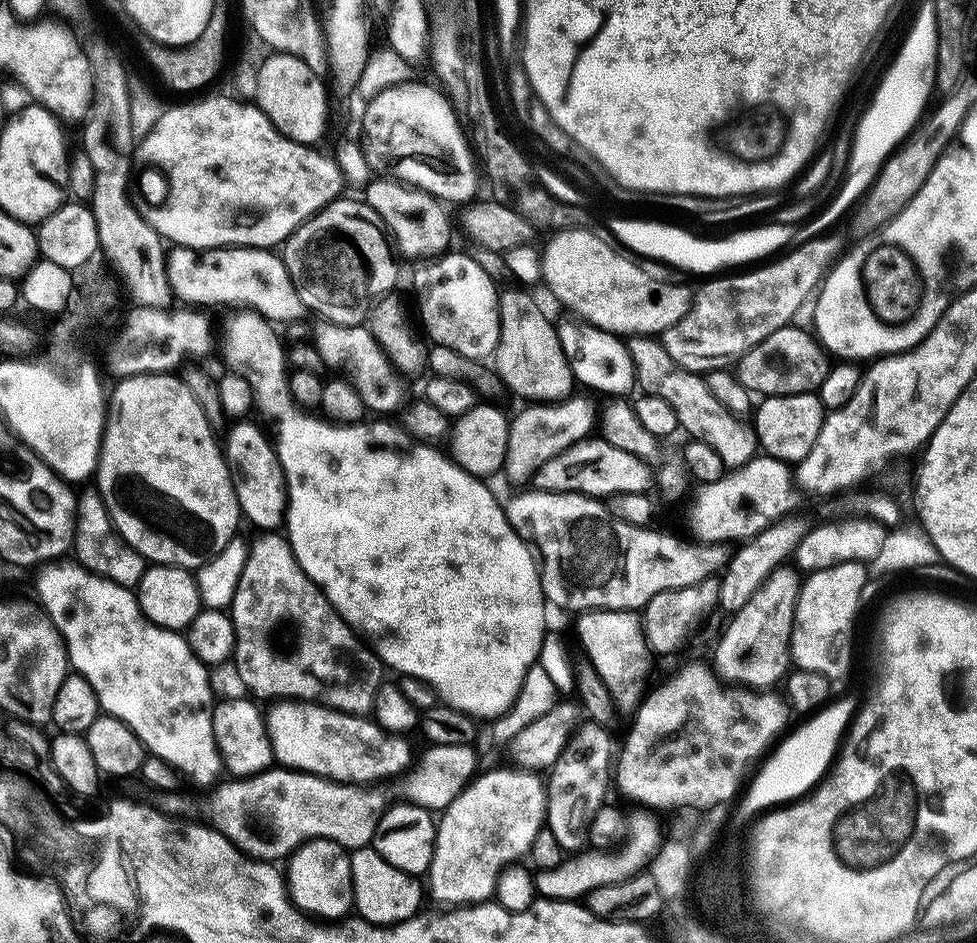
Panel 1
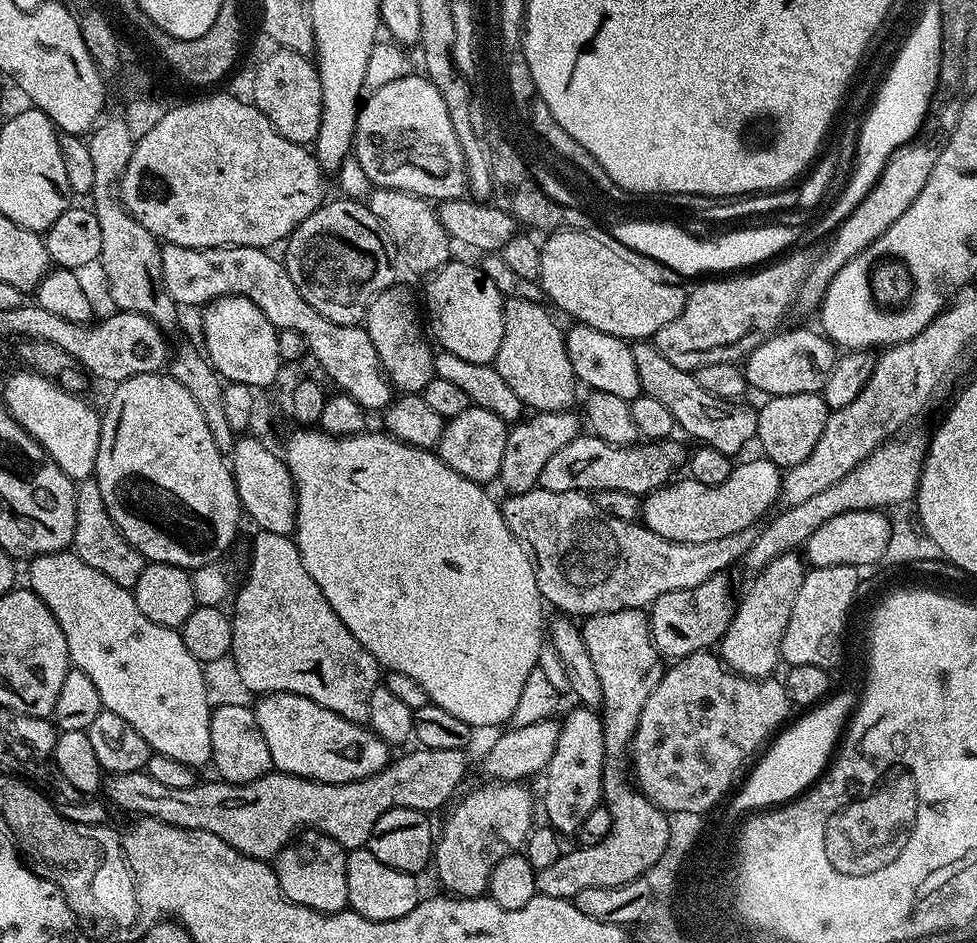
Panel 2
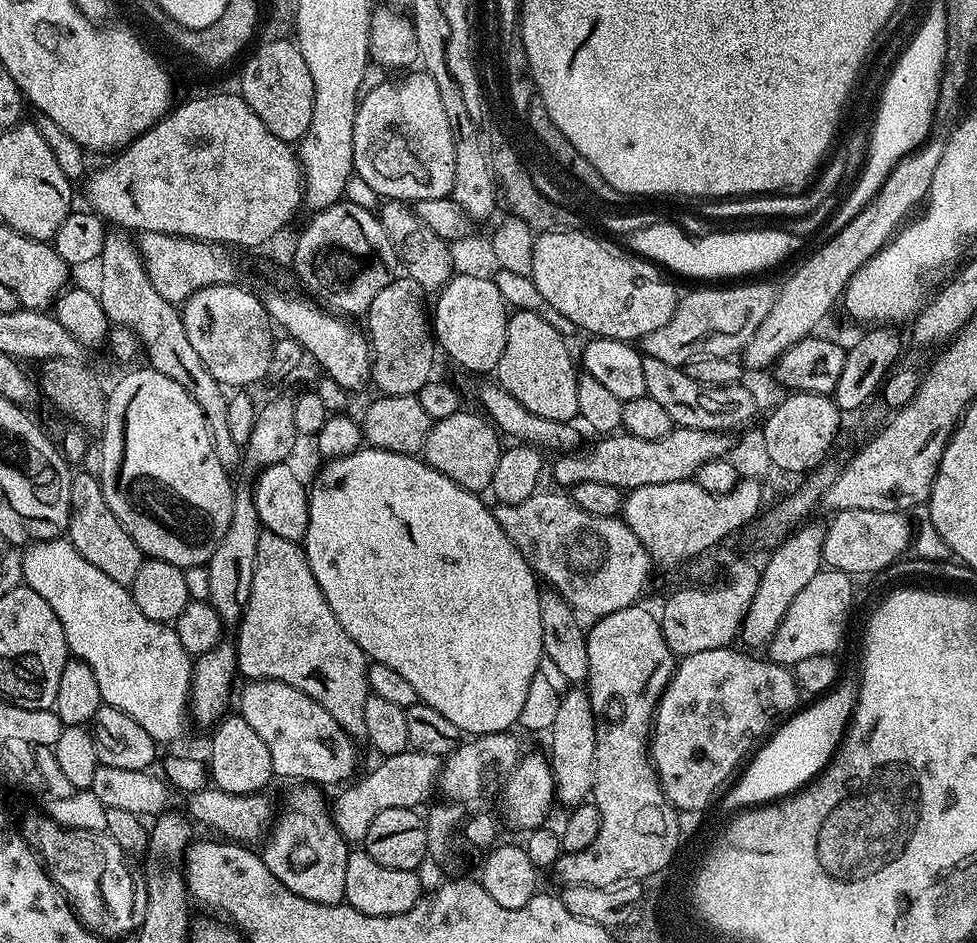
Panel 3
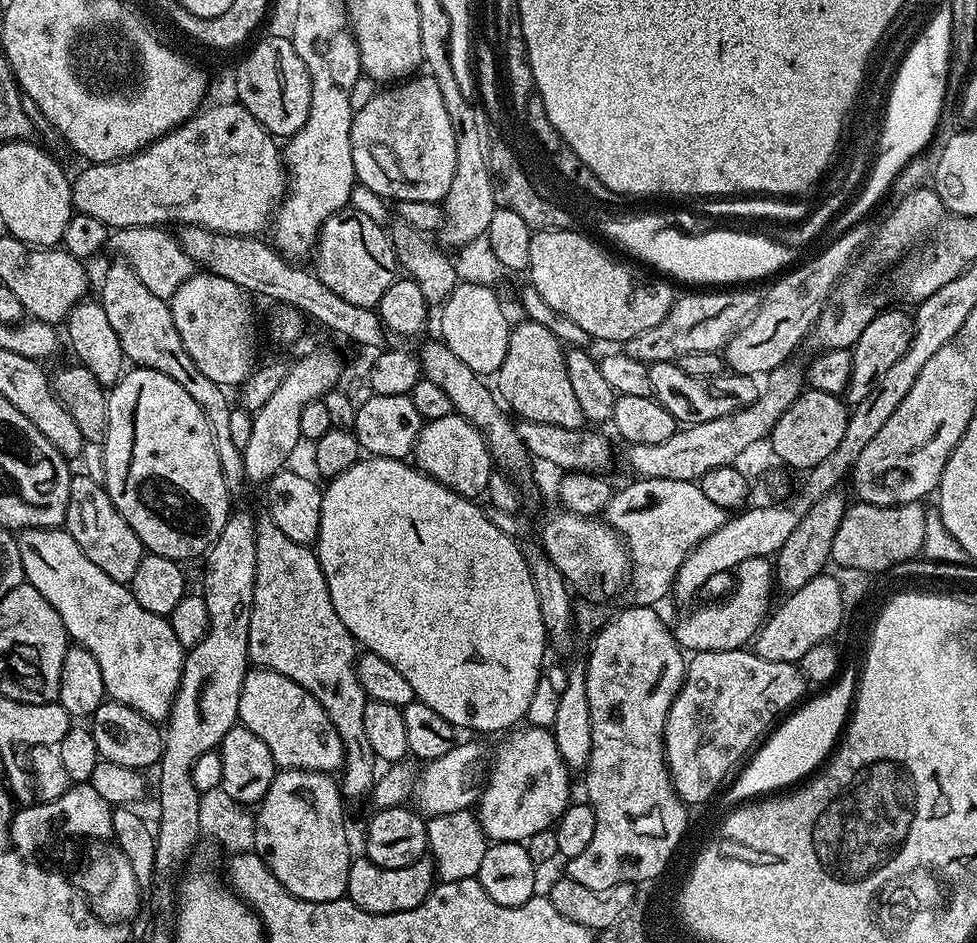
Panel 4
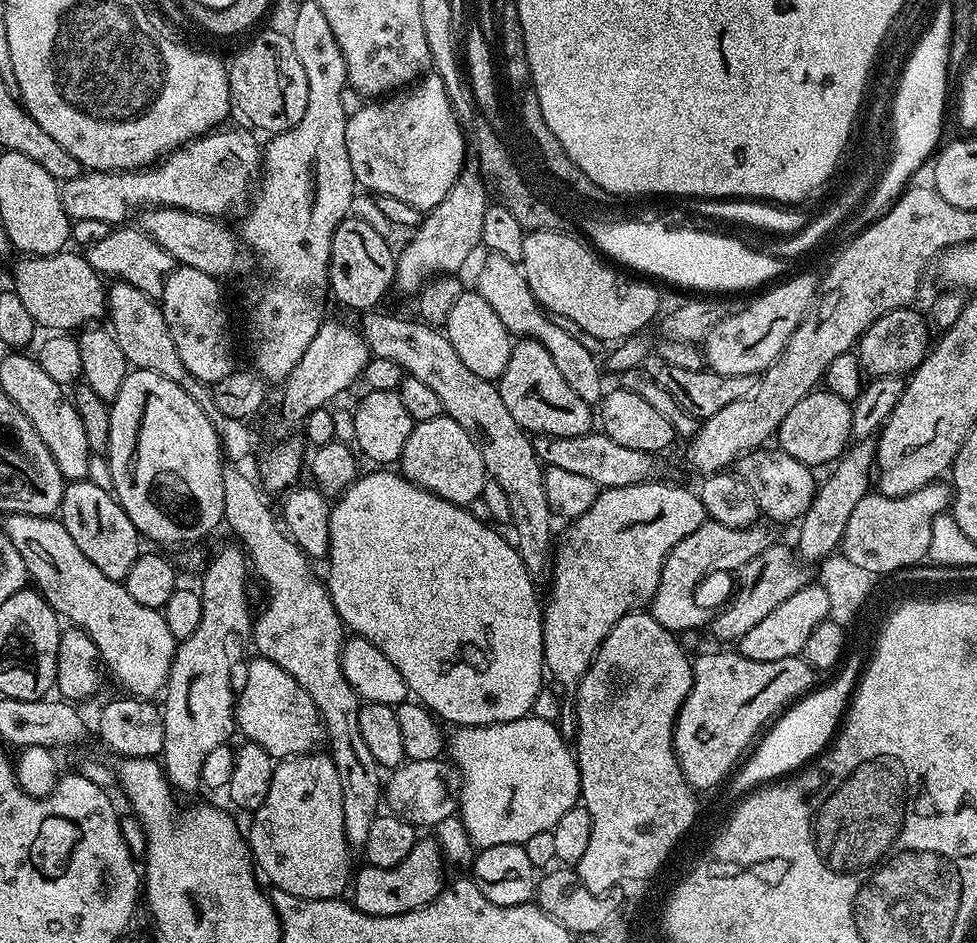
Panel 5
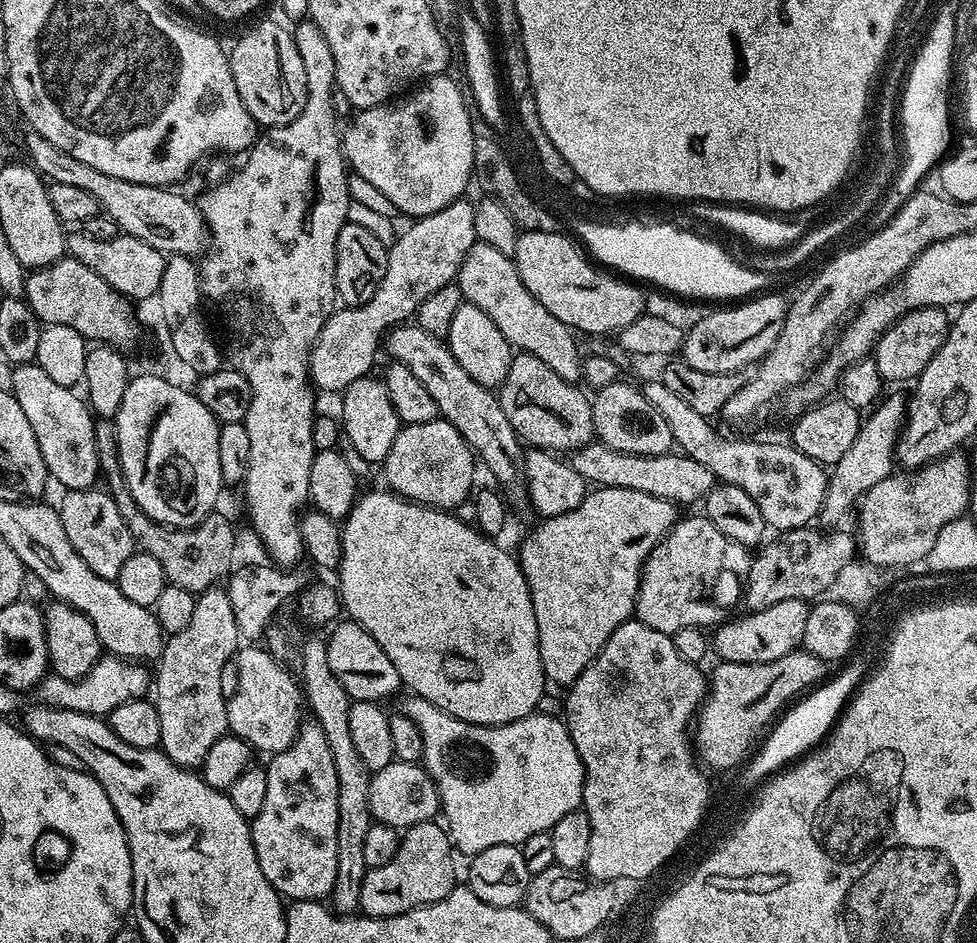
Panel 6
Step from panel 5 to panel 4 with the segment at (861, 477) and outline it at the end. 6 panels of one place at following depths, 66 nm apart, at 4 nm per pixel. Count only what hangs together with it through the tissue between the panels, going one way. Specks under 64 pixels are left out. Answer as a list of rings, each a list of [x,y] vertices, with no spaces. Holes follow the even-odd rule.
[[[832,491],[829,496],[824,496],[794,526],[794,534],[782,542],[780,551],[774,557],[774,580],[777,585],[780,584],[785,589],[785,593],[791,594],[797,592],[810,578],[821,575],[825,571],[824,567],[829,567],[832,559],[832,547],[834,546],[834,534],[838,534],[838,526],[842,522],[846,511],[846,503],[840,497],[839,491]]]

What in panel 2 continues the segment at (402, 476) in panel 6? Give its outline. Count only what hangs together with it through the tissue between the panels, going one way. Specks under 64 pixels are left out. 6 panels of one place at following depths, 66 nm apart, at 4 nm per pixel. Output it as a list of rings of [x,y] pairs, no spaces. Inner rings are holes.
[[[469,406],[466,410],[462,410],[462,414],[451,417],[445,423],[444,432],[440,436],[438,445],[438,455],[442,463],[450,466],[450,470],[462,474],[462,478],[481,486],[488,486],[491,480],[495,481],[499,477],[502,470],[502,454],[506,454],[508,430],[509,425],[505,424],[502,418],[498,418],[498,414],[494,414],[485,408]]]

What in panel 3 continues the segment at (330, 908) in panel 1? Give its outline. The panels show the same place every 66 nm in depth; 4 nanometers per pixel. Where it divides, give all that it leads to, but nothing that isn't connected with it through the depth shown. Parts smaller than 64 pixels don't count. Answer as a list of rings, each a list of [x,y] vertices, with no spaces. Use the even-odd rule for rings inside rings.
[[[300,782],[289,788],[292,789],[289,790],[288,797],[284,800],[284,813],[282,813],[281,816],[279,813],[279,815],[275,817],[274,823],[266,837],[266,843],[263,845],[265,848],[262,848],[262,855],[266,862],[266,866],[270,866],[270,874],[274,874],[274,878],[278,878],[278,882],[282,882],[282,886],[286,886],[294,894],[298,894],[310,902],[318,902],[319,904],[339,904],[344,900],[344,891],[346,890],[346,858],[350,851],[349,841],[345,840],[344,835],[338,830],[335,820],[332,819],[329,801],[324,801],[324,796],[320,793],[323,791],[321,791],[317,785]]]

